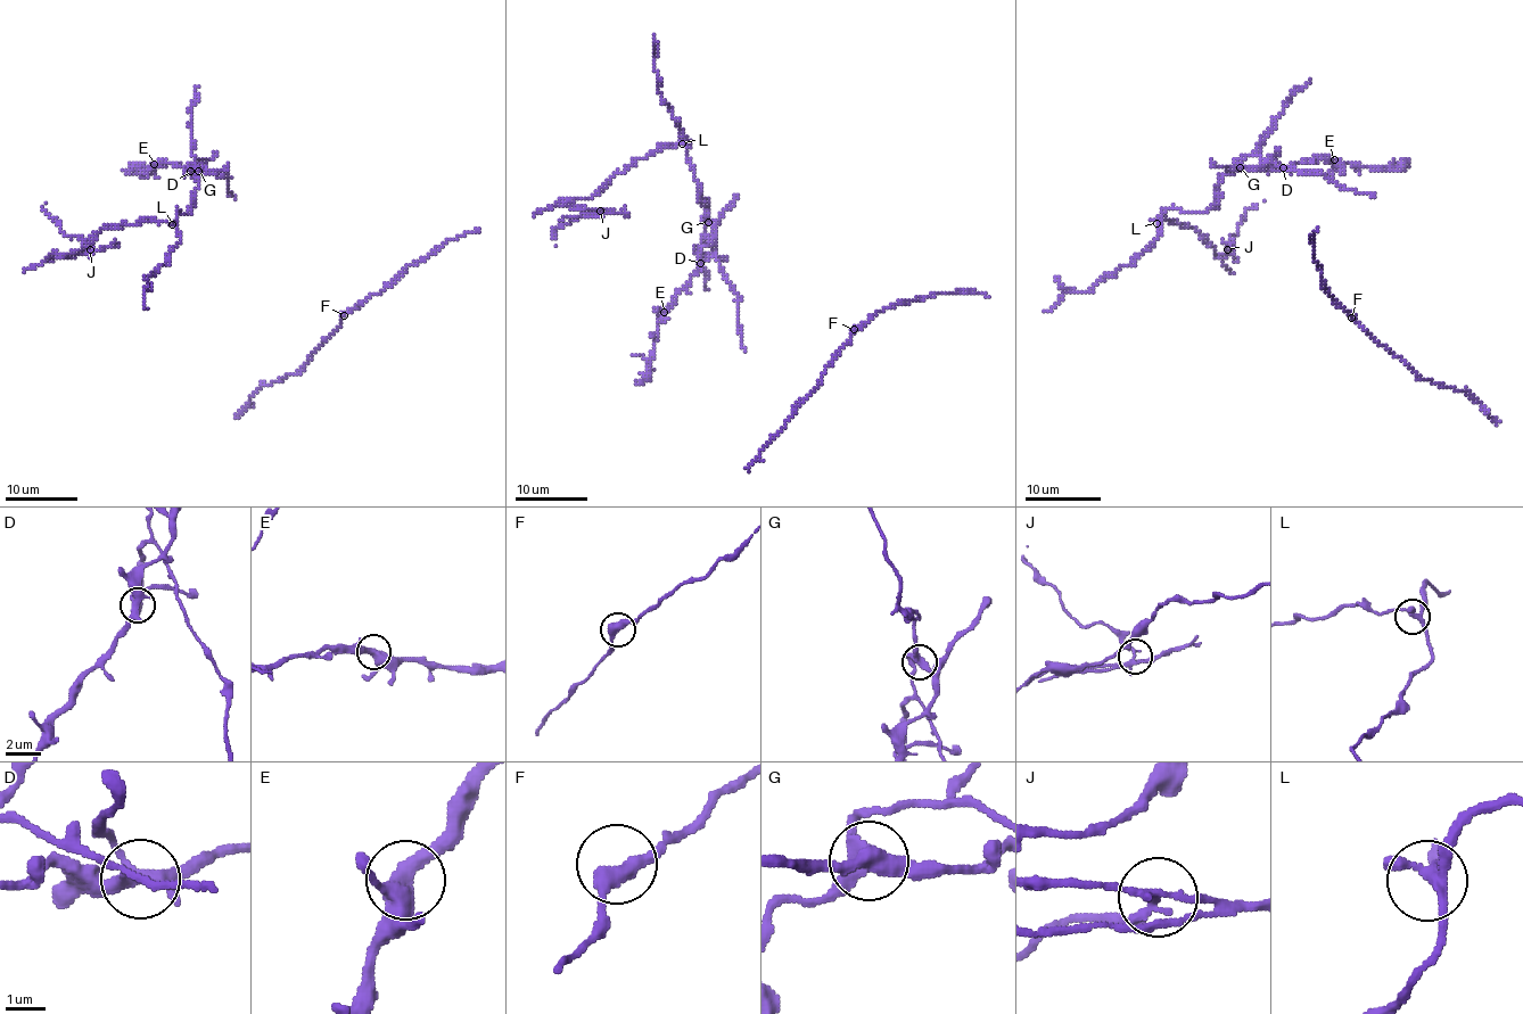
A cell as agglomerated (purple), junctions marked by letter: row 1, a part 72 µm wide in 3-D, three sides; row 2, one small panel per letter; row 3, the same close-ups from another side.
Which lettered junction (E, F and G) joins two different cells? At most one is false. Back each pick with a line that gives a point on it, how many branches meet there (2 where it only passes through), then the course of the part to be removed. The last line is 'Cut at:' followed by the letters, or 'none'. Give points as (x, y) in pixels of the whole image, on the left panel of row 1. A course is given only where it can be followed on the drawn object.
G: at (198, 171); 3 branches meet; foreign part runs (198, 171), (190, 213), (105, 225), (83, 248), (49, 257), (83, 255), (89, 248), (44, 204)
Cut at: G

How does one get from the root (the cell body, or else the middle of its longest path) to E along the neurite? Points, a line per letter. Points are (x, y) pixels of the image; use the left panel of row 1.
E: (207, 170), (202, 162), (192, 162), (189, 170), (154, 164)

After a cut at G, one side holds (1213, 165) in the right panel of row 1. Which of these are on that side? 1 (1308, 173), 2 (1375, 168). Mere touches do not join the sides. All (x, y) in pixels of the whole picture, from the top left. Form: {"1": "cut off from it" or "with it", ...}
{"1": "cut off from it", "2": "with it"}

